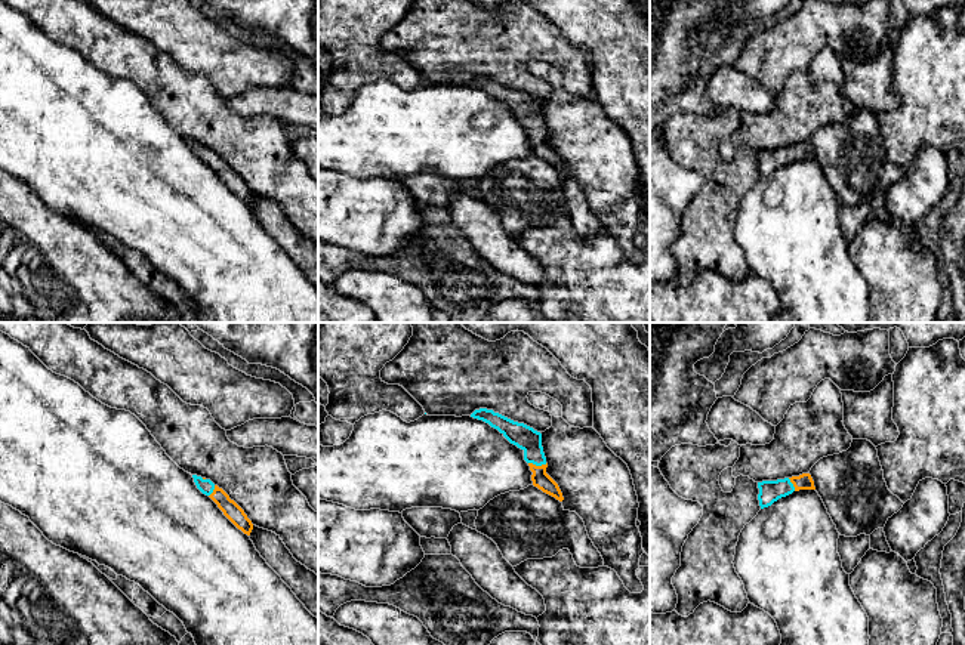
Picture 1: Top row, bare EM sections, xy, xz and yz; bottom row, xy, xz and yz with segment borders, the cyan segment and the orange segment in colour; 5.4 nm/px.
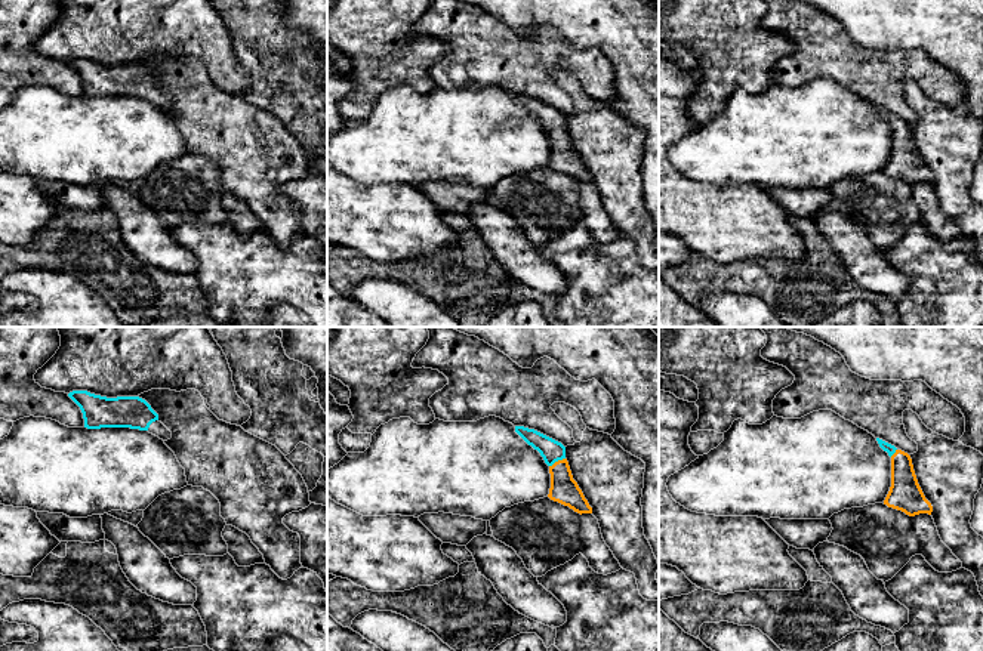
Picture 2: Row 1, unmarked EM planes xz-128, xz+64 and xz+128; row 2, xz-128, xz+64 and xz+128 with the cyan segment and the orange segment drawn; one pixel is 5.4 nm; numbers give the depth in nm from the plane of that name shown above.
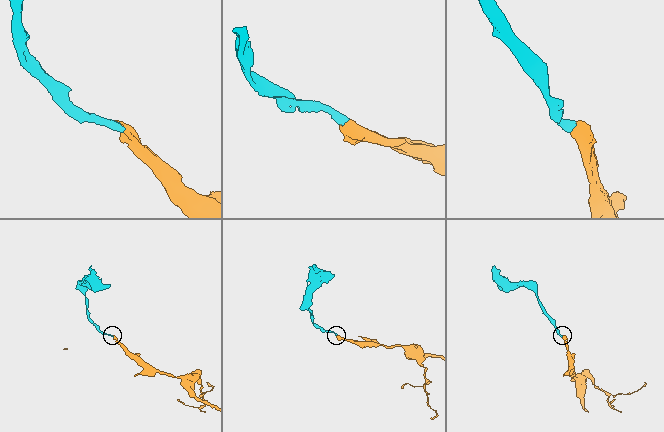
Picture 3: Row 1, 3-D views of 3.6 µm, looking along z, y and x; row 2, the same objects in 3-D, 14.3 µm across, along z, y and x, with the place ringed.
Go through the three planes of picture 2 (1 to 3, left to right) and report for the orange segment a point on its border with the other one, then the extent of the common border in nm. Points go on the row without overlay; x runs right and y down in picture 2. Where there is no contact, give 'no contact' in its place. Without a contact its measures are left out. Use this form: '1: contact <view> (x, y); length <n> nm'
1: no contact
2: contact xz+64 (557, 129); length 100 nm
3: contact xz+128 (893, 122); length 60 nm

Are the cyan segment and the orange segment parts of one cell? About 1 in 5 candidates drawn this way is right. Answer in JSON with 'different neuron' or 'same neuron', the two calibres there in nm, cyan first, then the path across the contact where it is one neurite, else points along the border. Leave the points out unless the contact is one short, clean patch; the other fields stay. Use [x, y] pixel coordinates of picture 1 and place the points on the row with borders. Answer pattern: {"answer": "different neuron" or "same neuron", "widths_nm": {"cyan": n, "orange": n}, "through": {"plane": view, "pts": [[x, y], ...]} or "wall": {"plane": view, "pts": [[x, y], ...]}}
{"answer": "same neuron", "widths_nm": {"cyan": 130, "orange": 90}, "through": {"plane": "xz", "pts": [[521, 435], [532, 446], [538, 465], [540, 480]]}}

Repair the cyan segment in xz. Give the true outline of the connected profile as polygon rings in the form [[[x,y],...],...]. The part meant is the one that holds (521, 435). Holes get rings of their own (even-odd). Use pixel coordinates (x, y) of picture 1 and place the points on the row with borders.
[[[487,408],[475,410],[471,417],[488,423],[511,444],[521,448],[524,451],[524,460],[528,463],[530,470],[533,472],[533,485],[559,502],[564,500],[558,484],[546,473],[548,463],[542,447],[540,432]]]

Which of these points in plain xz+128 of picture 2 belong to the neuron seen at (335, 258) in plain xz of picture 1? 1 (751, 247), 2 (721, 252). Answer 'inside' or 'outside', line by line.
1: outside
2: outside

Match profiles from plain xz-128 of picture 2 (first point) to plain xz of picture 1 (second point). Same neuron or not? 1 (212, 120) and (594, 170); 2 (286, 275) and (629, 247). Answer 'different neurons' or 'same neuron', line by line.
1: same neuron
2: different neurons

